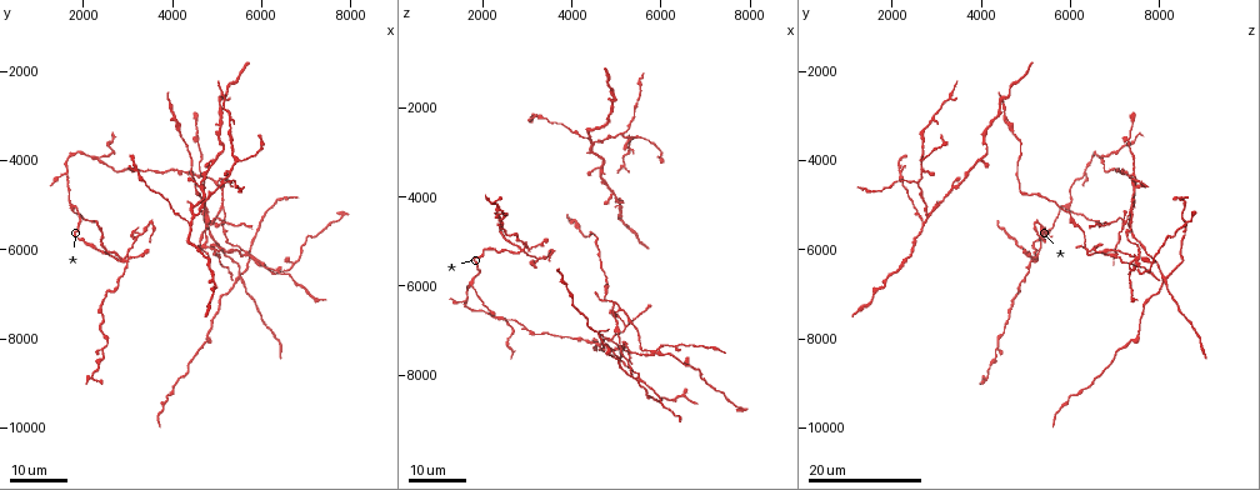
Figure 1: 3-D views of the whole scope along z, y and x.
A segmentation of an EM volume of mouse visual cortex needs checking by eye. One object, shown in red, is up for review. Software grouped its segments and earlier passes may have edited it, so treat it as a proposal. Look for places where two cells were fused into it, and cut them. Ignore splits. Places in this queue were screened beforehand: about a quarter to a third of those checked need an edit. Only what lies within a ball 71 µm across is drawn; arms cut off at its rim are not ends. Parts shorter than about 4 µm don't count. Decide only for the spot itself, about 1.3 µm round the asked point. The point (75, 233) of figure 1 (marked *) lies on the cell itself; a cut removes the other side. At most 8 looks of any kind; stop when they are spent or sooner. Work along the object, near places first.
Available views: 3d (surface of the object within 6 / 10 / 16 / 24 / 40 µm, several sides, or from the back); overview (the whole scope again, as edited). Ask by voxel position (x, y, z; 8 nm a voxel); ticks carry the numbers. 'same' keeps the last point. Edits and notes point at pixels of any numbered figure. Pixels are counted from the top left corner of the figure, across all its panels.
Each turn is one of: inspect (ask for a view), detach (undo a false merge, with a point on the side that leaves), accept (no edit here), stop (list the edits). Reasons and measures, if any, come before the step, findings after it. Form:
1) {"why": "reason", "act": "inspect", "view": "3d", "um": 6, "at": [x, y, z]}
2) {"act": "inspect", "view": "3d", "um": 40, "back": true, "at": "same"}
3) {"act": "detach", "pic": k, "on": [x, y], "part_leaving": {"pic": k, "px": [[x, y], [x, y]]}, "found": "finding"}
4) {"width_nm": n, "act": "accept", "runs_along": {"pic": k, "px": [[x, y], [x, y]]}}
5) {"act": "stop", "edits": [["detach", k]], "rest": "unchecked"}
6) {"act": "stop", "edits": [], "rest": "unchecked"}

{"why": "three arms meet", "act": "inspect", "view": "3d", "um": 24, "at": [1750, 5100, 6000]}

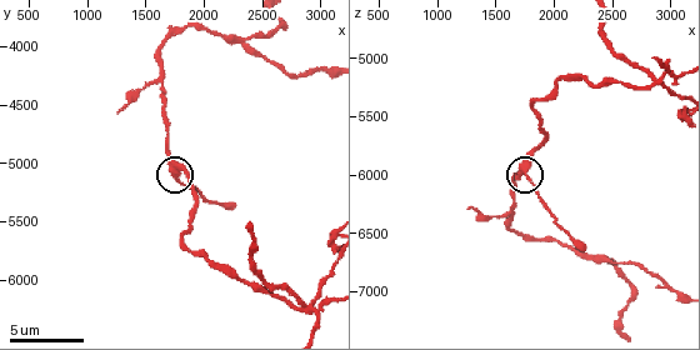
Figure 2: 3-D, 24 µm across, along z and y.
{"act": "inspect", "view": "3d", "um": 10, "at": [1740, 5060, 5980]}

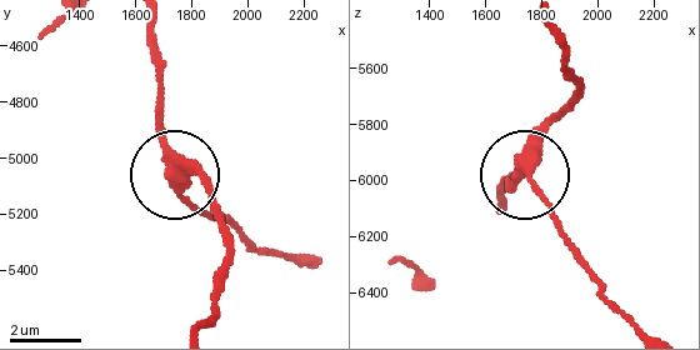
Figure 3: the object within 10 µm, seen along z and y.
{"act": "accept", "found": "all the same cell"}

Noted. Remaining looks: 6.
{"why": "three arms meet", "act": "inspect", "view": "3d", "um": 10, "at": [2980, 6240, 5100]}

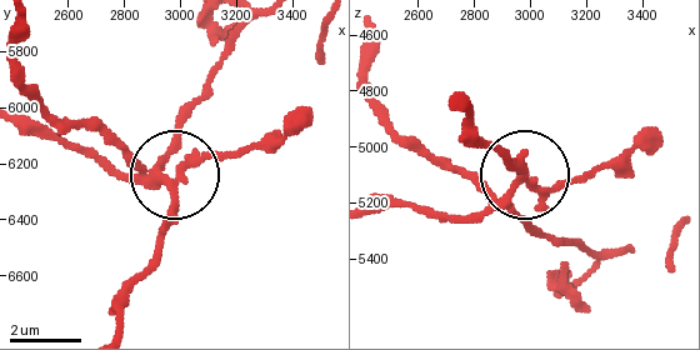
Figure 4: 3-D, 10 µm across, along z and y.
{"why": "from behind", "act": "inspect", "view": "3d", "um": 10, "back": true, "at": [3000, 6250, 5120]}

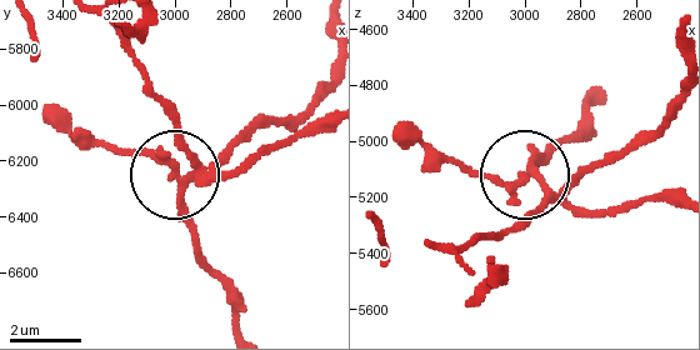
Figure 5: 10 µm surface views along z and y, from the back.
{"width_nm": 190, "act": "detach", "pic": 5, "on": [125, 154], "part_leaving": {"pic": 5, "px": [[519, 178], [468, 175], [399, 136]]}, "found": "a second cell is stuck on"}

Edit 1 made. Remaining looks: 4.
{"act": "inspect", "view": "overview"}

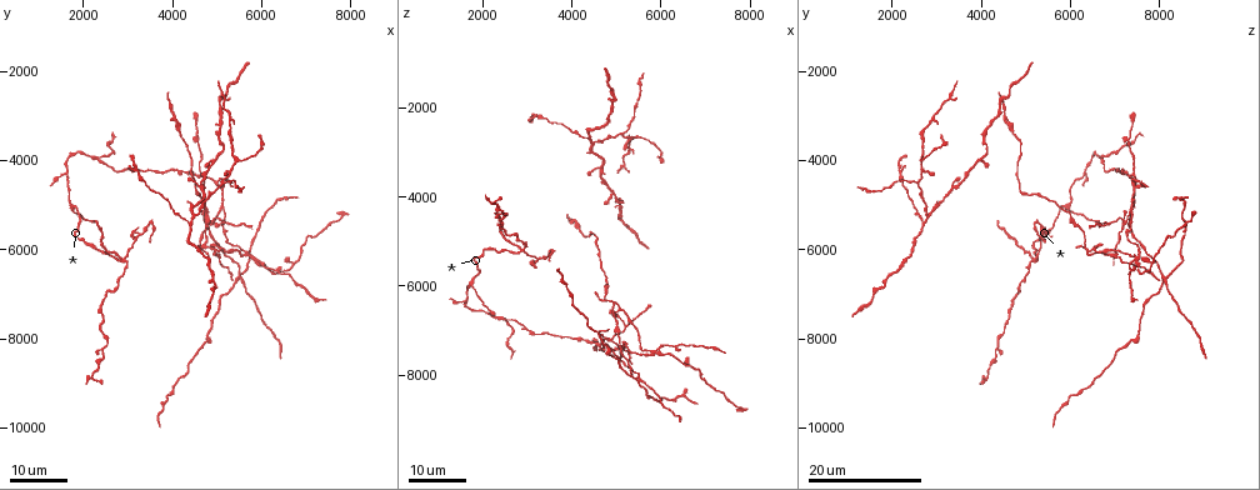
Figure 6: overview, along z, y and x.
{"why": "small branch off a trunk", "act": "inspect", "view": "3d", "um": 24, "at": [5100, 5100, 7350]}

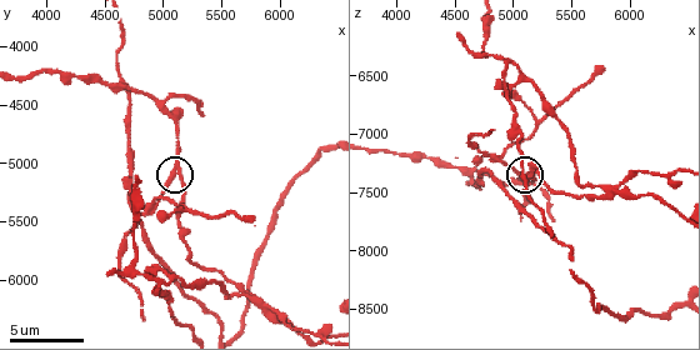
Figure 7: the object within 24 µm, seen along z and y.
{"act": "inspect", "view": "3d", "um": 10, "at": "same"}

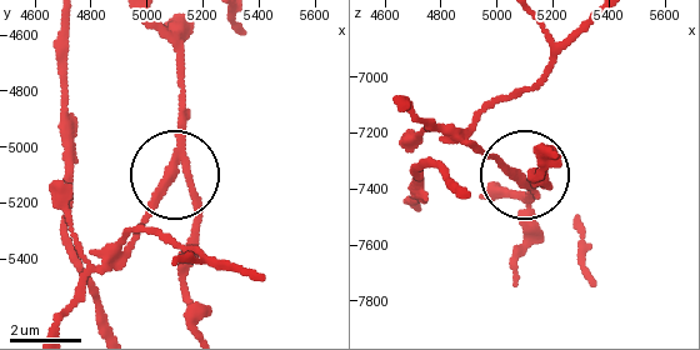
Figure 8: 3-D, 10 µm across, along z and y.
{"side_arm_um": 57, "act": "detach", "pic": 8, "on": [151, 198], "part_leaving": {"pic": 8, "px": [[178, 159], [156, 209], [121, 245], [145, 230], [253, 269]]}, "found": "two cells meet here"}

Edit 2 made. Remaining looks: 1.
{"why": "four-way junction", "act": "inspect", "view": "3d", "um": 10, "at": [4620, 4340, 7340]}

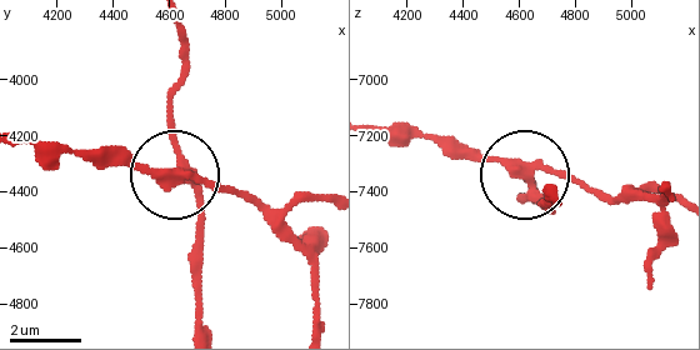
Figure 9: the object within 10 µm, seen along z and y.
{"arms": 4, "act": "detach", "pic": 9, "on": [174, 129], "part_leaving": {"pic": 9, "px": [[171, 171], [199, 206], [199, 324]]}, "found": "two cells meet here"}

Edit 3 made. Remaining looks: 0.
{"act": "stop", "edits": [["detach", 5], ["detach", 8], ["detach", 9]], "rest": "unchecked"}

